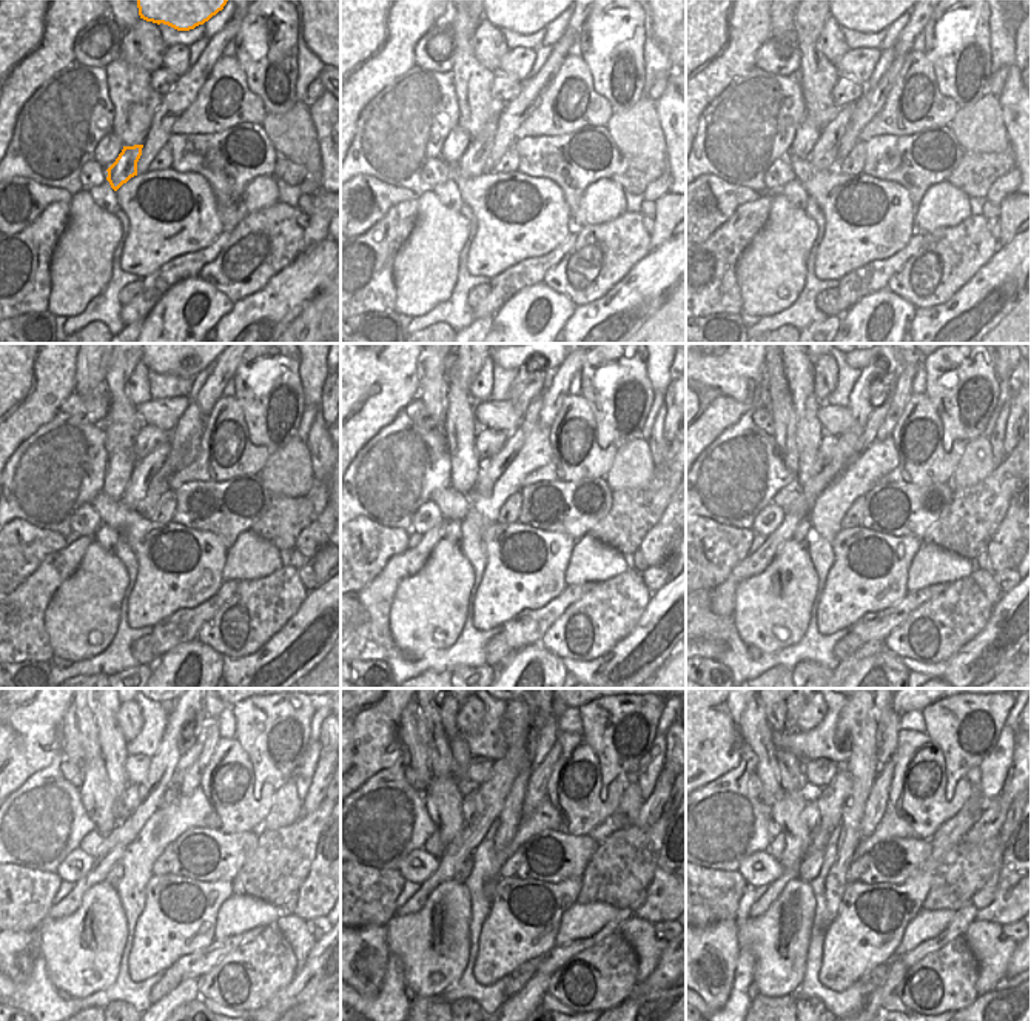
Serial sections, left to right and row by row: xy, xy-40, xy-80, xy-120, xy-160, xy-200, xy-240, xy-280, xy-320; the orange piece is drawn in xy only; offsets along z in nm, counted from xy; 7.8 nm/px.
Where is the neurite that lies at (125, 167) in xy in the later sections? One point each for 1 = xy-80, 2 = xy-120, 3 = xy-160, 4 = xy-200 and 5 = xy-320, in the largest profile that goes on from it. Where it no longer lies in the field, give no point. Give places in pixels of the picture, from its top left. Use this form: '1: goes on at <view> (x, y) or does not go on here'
1: goes on at xy-80 (825, 156)
2: goes on at xy-120 (145, 468)
3: goes on at xy-160 (490, 468)
4: goes on at xy-200 (877, 415)
5: goes on at xy-320 (888, 721)

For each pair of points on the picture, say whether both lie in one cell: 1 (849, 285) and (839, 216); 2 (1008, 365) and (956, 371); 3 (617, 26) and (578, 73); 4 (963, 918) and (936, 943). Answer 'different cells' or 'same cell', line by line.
1: different cells
2: different cells
3: different cells
4: same cell

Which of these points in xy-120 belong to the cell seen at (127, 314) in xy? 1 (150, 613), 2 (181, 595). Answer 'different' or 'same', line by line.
1: different
2: different

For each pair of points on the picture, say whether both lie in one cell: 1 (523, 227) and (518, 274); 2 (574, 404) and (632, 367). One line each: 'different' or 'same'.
1: different
2: different

